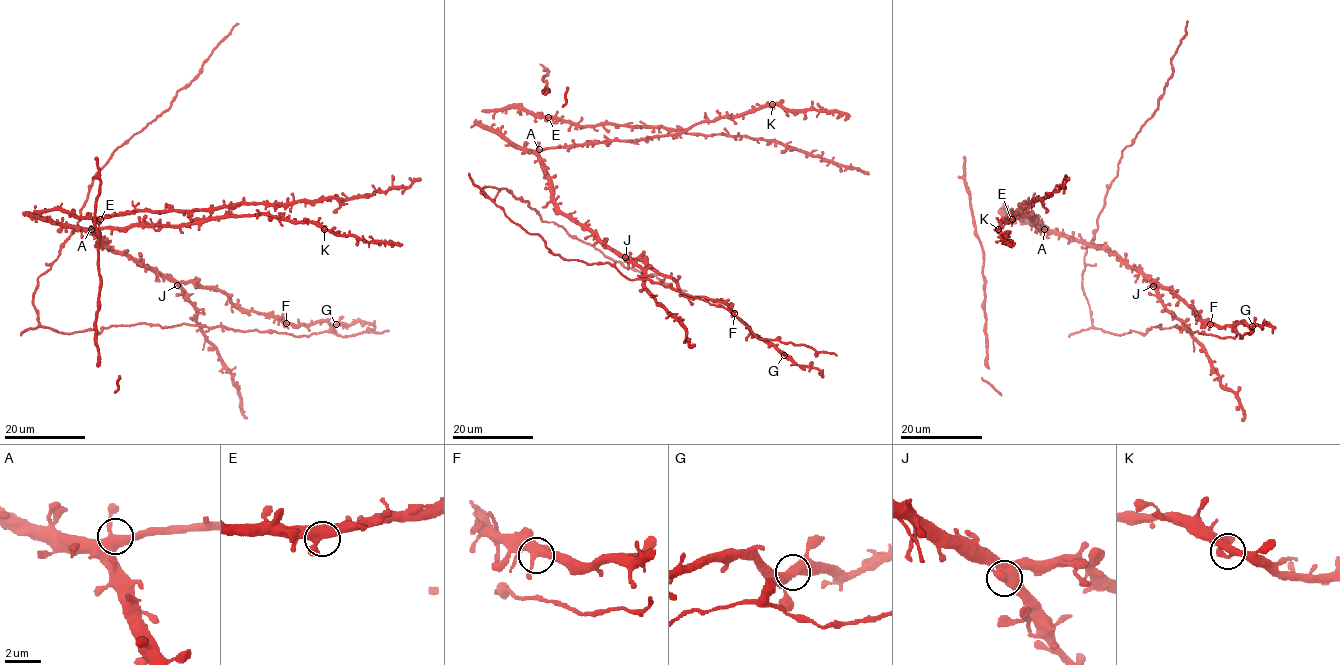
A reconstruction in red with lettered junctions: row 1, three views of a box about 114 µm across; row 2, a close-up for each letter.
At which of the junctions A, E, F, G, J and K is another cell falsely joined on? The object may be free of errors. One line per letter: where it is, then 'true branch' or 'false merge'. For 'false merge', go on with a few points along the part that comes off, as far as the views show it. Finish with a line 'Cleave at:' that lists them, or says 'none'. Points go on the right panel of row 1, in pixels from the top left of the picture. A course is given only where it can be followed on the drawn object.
A: place (1044, 229); true branch
E: place (1012, 219); true branch
F: place (1210, 324); true branch
G: place (1252, 326); true branch
J: place (1153, 286); true branch
K: place (998, 229); true branch
Cleave at: none

